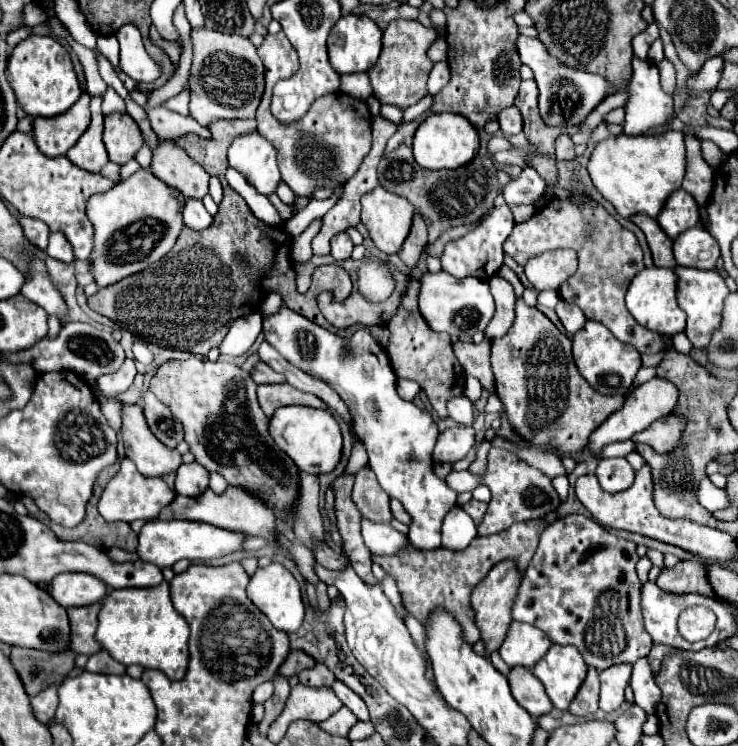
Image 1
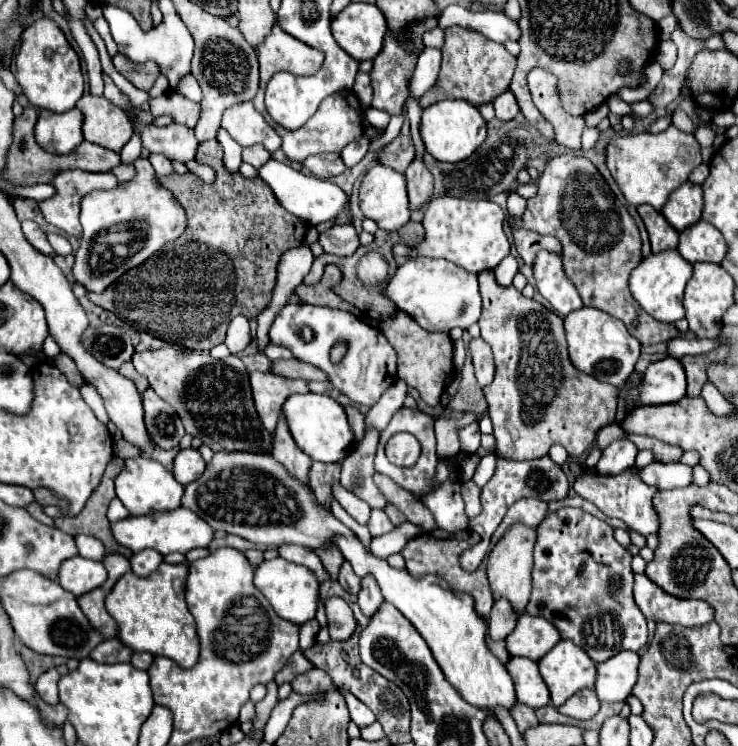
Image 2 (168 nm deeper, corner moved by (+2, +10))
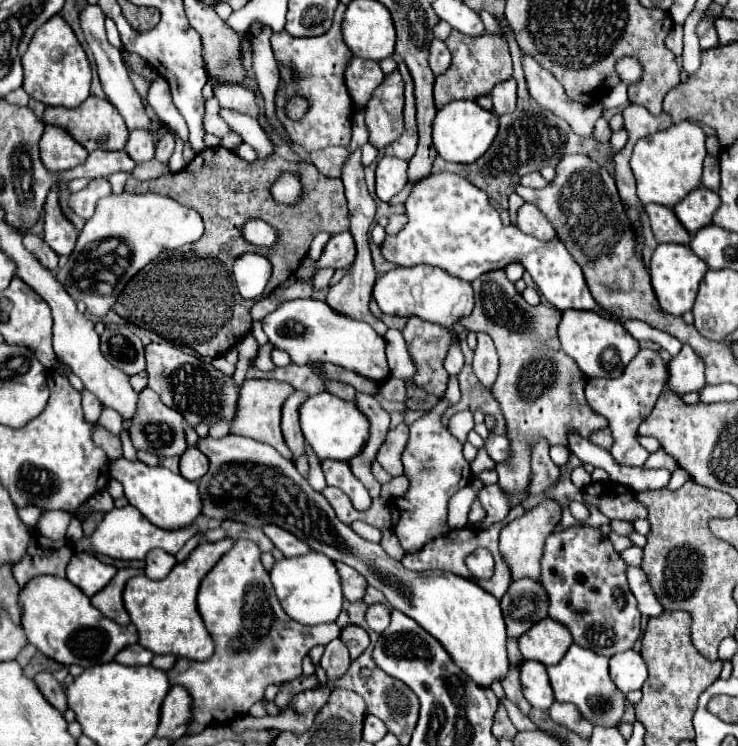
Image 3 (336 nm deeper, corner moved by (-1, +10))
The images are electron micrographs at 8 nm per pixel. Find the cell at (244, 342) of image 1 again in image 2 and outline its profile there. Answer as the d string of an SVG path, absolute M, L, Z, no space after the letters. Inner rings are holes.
M236 315L228 327L226 333L226 341L224 341L230 349L230 353L240 353L250 345L250 325L248 319L244 315Z

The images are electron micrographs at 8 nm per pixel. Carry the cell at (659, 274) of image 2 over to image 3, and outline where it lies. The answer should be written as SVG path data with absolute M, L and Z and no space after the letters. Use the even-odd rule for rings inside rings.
M675 243L657 245L649 269L651 269L651 283L653 283L659 303L663 305L663 309L667 309L669 313L675 313L675 315L683 315L685 311L691 311L695 297L697 297L699 283L705 277L705 273L709 271L709 267L703 263L703 259L699 259L695 253L691 253L691 247L675 245Z

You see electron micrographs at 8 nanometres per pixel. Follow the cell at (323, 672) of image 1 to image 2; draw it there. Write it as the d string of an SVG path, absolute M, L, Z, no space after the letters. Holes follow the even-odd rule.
M314 667L302 675L298 675L292 681L292 689L300 691L300 693L314 693L314 691L330 691L334 689L332 679L328 677L328 673L324 673L322 669Z

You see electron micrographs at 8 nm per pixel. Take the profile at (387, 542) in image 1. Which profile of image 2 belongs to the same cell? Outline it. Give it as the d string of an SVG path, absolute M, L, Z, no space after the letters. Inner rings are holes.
M342 485L334 487L334 495L336 495L336 501L346 509L348 515L352 515L360 525L368 525L372 509L364 501L360 501L354 493L346 491Z

